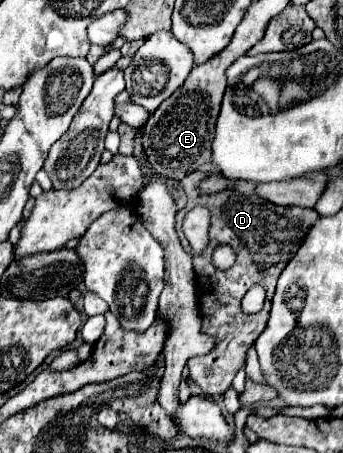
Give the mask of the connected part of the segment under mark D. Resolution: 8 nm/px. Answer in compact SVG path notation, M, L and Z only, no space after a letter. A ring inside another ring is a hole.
M205 164L197 172L187 174L181 184L189 198L187 206L177 212L177 234L181 240L181 246L187 254L193 256L193 268L199 280L199 302L201 302L201 316L203 316L203 328L201 332L207 336L213 336L215 348L205 356L195 356L187 362L189 378L203 390L205 396L223 394L227 386L233 382L237 370L243 366L247 348L257 340L257 336L265 330L269 310L271 310L271 298L275 294L277 278L281 276L283 268L291 260L291 256L301 248L305 236L309 234L309 228L317 222L319 214L313 208L301 208L301 206L277 206L269 200L263 200L255 192L255 184L249 180L231 180L233 188L215 192L215 194L201 194L199 184L203 178L223 178L217 164ZM195 206L205 206L211 212L211 226L209 226L209 244L201 254L193 254L191 244L187 242L181 224L189 210ZM217 244L231 244L237 252L237 260L233 268L229 270L217 270L211 264L211 252ZM253 284L265 284L267 288L267 300L259 314L243 314L241 312L241 298Z

